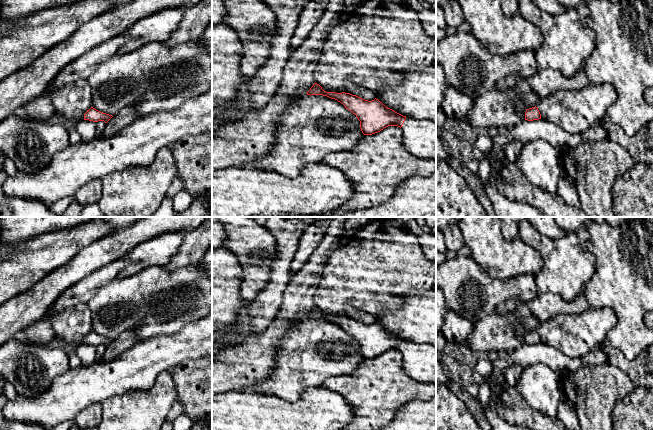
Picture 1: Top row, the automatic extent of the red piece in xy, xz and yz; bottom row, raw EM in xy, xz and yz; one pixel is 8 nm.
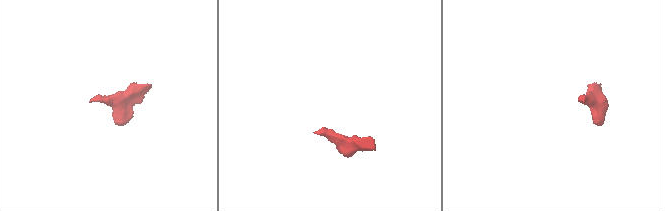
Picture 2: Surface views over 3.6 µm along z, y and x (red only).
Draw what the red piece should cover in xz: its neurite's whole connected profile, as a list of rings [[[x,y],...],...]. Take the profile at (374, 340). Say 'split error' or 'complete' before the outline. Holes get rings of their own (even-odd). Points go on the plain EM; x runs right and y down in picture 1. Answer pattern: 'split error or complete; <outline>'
split error; [[[317,307],[313,308],[307,319],[323,319],[343,328],[356,339],[364,359],[378,357],[388,350],[400,351],[408,376],[436,386],[436,346],[403,340],[376,322],[368,325],[350,317],[326,316]]]

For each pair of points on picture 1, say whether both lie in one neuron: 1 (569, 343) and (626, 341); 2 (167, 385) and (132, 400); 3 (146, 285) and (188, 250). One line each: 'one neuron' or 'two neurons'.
1: two neurons
2: one neuron
3: two neurons

